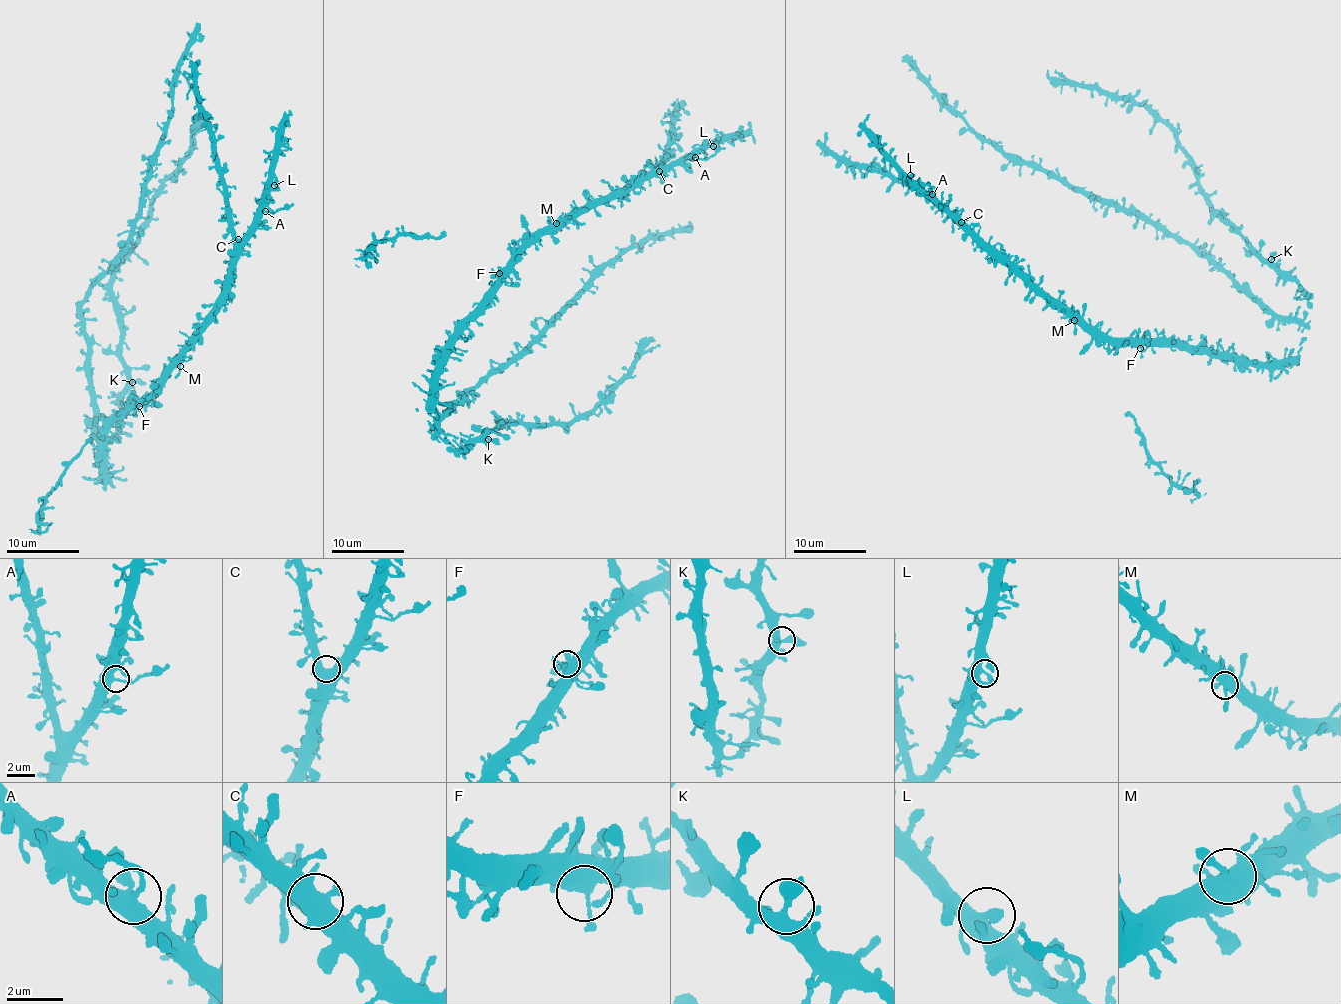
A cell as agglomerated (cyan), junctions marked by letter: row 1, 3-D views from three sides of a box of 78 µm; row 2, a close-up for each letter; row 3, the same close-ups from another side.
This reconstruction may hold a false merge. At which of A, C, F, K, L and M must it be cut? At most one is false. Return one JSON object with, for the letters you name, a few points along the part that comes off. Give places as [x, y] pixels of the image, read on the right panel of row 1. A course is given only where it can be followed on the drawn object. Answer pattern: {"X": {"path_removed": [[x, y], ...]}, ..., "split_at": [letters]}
{"A": {"path_removed": [[933, 194], [933, 186], [918, 180]]}, "split_at": ["A"]}

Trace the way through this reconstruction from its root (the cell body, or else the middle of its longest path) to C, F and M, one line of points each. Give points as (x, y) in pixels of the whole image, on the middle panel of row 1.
C: (435, 393), (440, 354), (447, 350), (449, 337), (497, 286), (535, 239), (590, 202), (659, 171)
F: (435, 393), (440, 354), (447, 350), (449, 337), (487, 297), (499, 273)
M: (435, 393), (440, 354), (447, 350), (449, 337), (497, 286), (531, 241), (556, 223)

